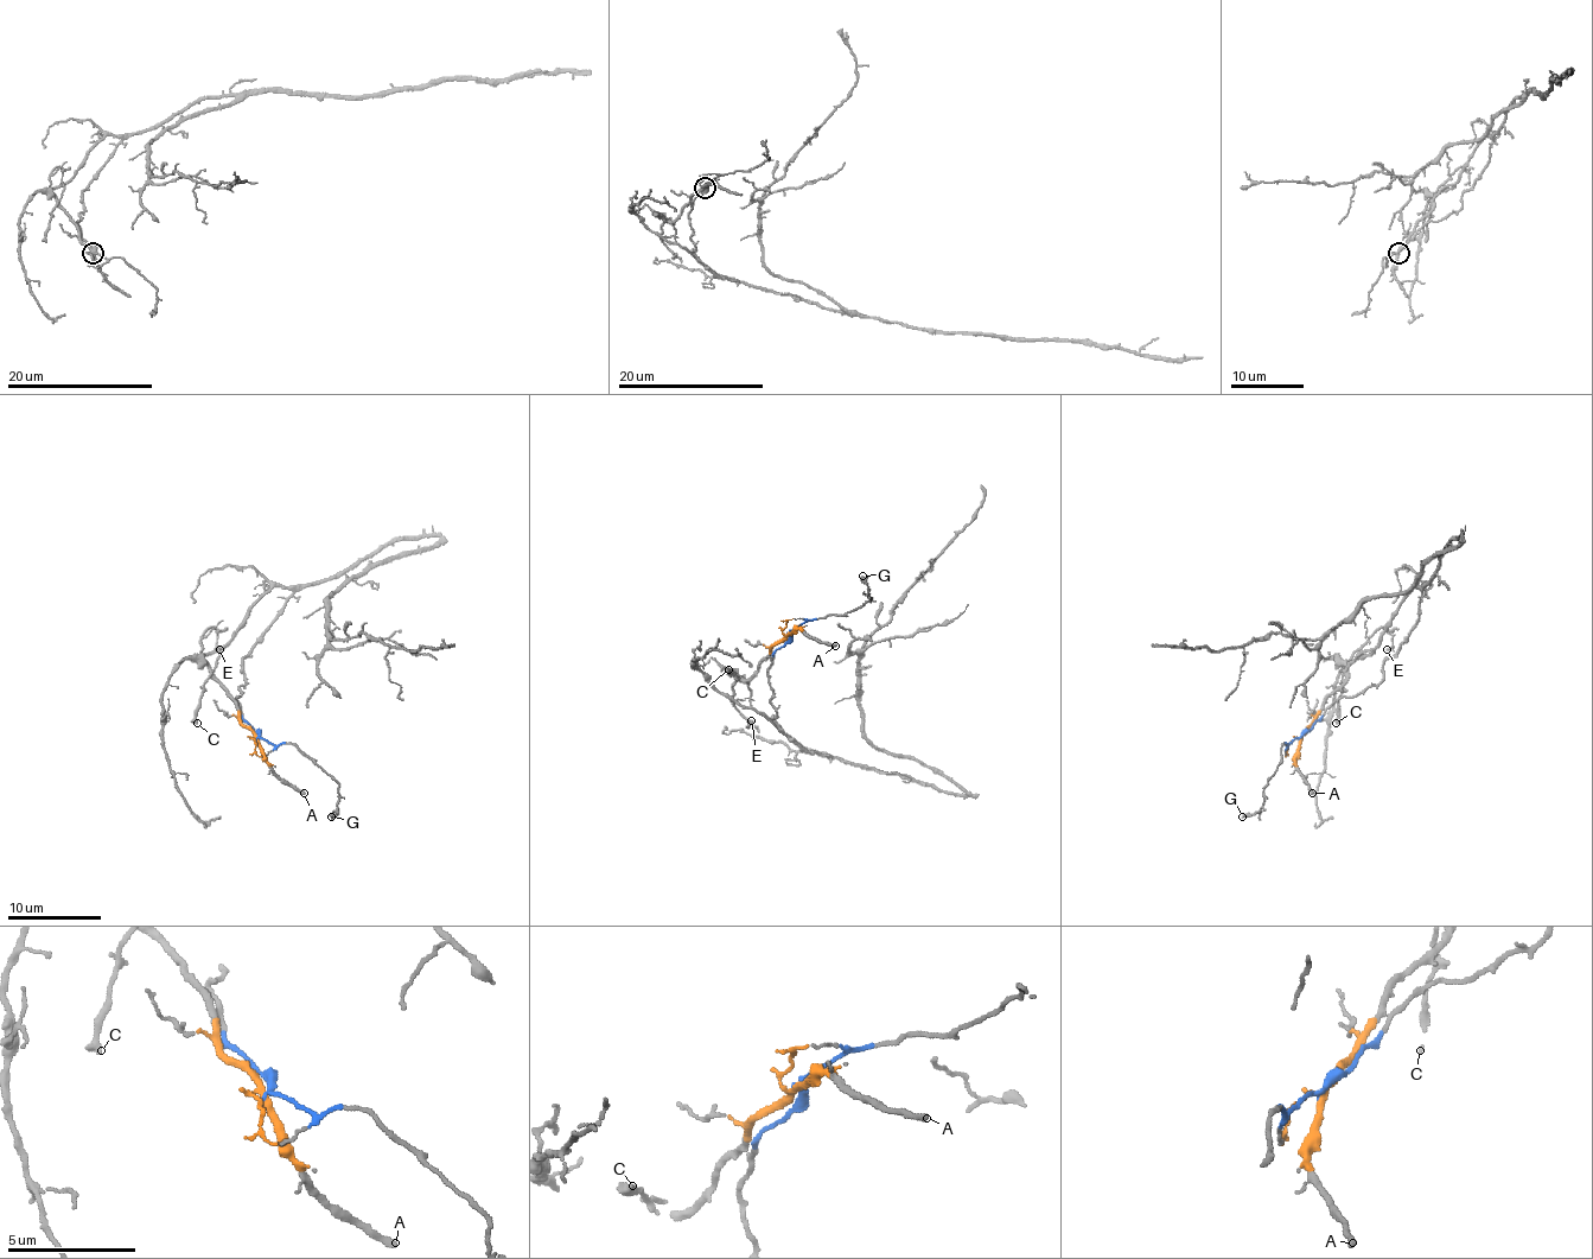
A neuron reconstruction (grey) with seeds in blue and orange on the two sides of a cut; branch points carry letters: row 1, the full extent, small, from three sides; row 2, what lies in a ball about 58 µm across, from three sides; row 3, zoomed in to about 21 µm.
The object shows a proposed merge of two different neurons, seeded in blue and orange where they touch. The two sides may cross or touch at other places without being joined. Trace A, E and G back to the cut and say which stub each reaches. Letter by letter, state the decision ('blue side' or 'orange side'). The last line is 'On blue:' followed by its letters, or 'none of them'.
A: orange side
E: orange side
G: blue side
On blue: G

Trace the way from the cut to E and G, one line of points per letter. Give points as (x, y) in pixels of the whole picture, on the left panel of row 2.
E: (256, 737), (242, 723), (237, 704), (216, 681), (202, 655), (202, 636), (209, 629), (221, 650)
G: (256, 737), (272, 744), (295, 744), (338, 783), (338, 812), (331, 816)

